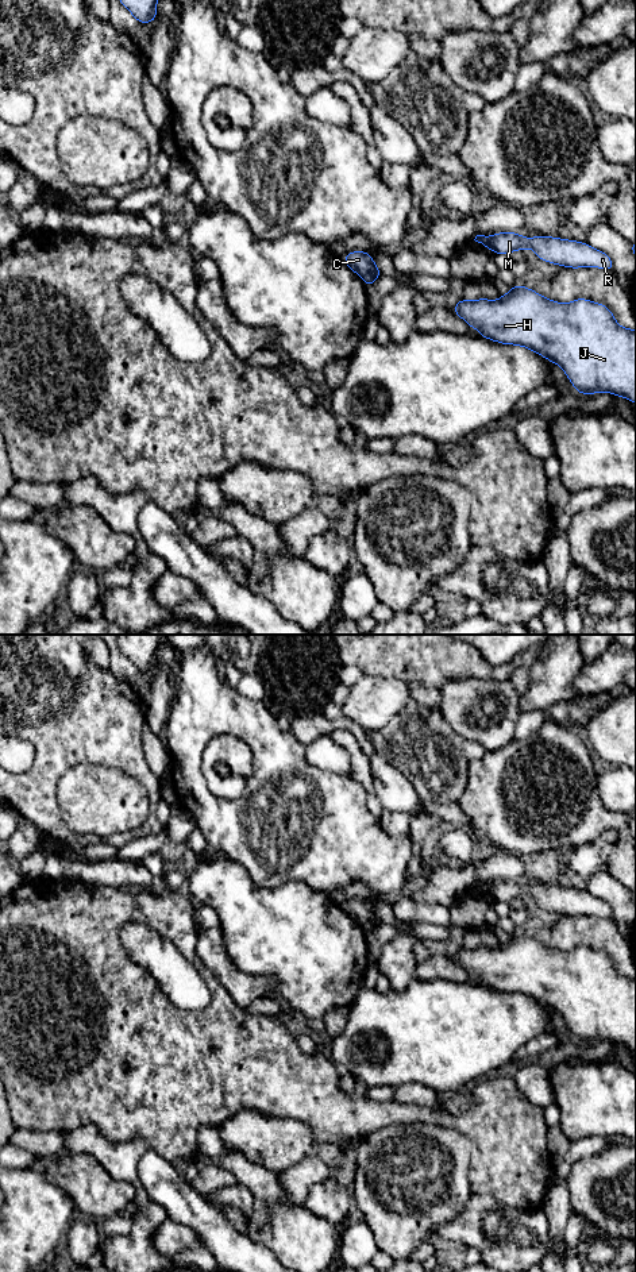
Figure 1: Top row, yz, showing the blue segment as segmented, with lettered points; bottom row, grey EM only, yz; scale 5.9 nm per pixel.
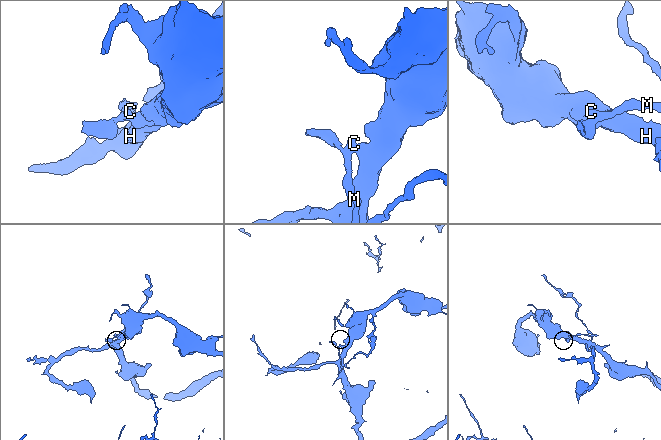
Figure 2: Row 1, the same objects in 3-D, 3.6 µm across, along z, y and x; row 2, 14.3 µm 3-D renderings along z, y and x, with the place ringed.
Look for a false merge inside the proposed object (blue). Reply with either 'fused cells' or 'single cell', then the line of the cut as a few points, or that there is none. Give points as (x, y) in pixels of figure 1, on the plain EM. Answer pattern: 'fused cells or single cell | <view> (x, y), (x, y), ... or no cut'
fused cells | yz (378, 924), (370, 922), (363, 928)

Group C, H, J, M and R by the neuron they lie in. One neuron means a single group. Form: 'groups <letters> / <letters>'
groups C M R / H J

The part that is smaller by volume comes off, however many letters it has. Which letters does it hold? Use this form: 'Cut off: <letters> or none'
Cut off: C, M, R

